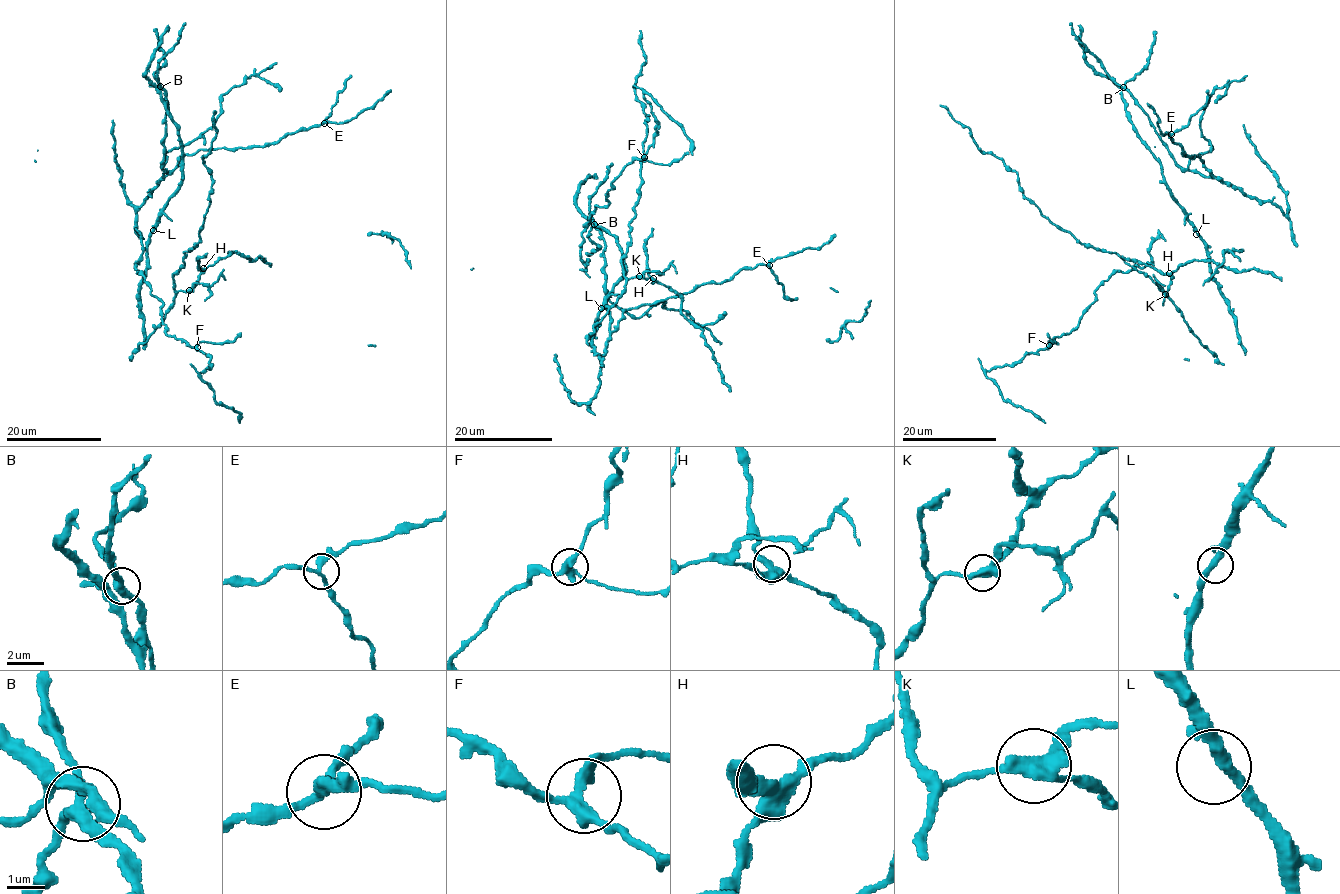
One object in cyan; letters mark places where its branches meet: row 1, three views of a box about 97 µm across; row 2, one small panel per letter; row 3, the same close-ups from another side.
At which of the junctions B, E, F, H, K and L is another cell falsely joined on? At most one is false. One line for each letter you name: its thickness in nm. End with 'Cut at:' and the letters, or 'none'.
K: calibre 320 nm
Cut at: K

